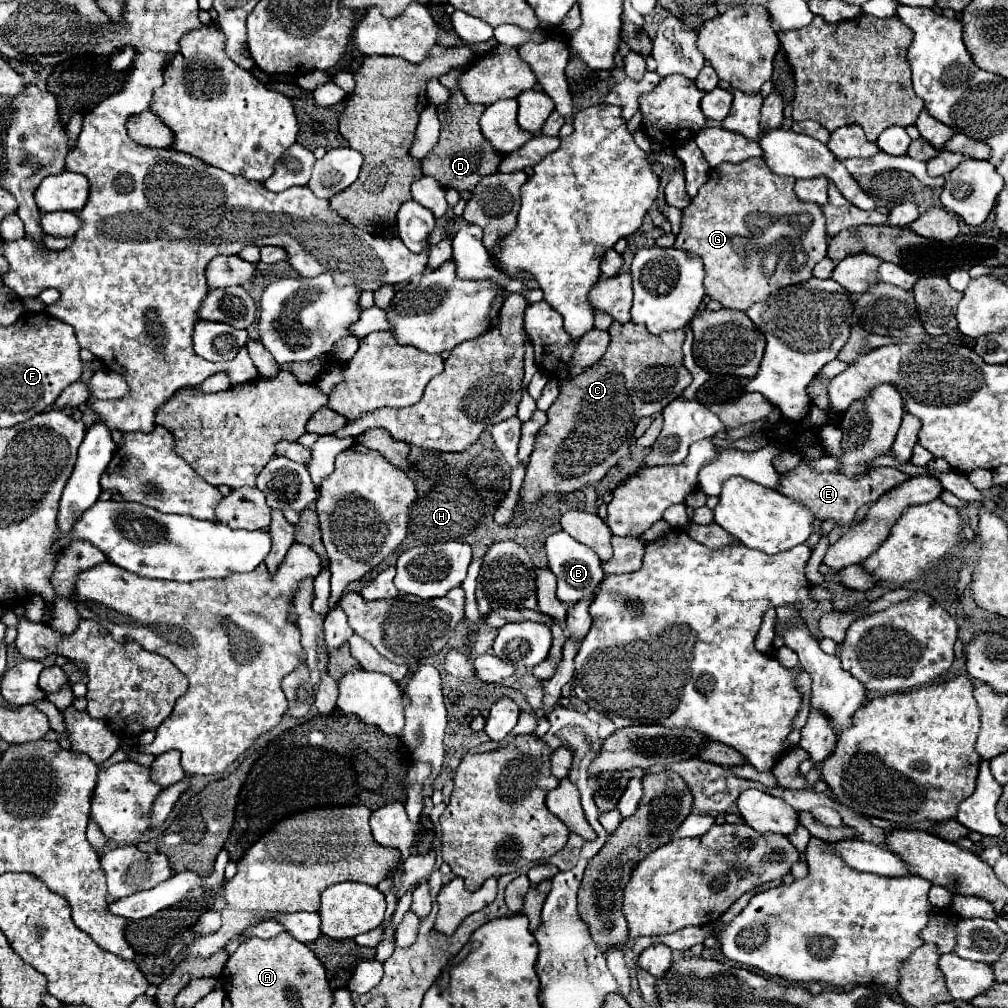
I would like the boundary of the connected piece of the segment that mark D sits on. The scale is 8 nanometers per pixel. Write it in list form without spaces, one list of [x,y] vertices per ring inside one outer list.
[[[452,81],[448,89],[450,89],[450,99],[438,105],[438,117],[442,123],[440,141],[422,159],[422,173],[438,179],[444,189],[452,187],[456,191],[472,191],[482,177],[498,171],[498,163],[502,161],[502,155],[488,143],[488,139],[480,131],[478,121],[486,107],[468,103],[456,81]]]

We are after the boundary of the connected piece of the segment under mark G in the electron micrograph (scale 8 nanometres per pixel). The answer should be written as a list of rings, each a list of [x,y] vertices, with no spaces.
[[[752,157],[742,163],[722,163],[710,171],[710,179],[682,211],[682,225],[674,247],[702,259],[706,271],[706,295],[722,303],[722,307],[746,311],[750,305],[768,299],[768,295],[778,289],[814,277],[814,265],[826,257],[828,237],[822,207],[800,201],[794,195],[794,183],[796,179],[774,175],[766,163],[762,163],[762,157]]]

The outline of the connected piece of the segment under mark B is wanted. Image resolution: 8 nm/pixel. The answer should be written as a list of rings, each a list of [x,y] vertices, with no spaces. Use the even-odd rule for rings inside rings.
[[[564,531],[552,533],[546,539],[544,547],[546,547],[546,557],[548,557],[548,569],[558,577],[556,595],[562,603],[572,605],[572,603],[584,599],[586,595],[594,595],[600,581],[604,579],[604,571],[602,571],[602,563],[598,559],[598,555],[590,547],[578,543],[574,537],[570,537]]]

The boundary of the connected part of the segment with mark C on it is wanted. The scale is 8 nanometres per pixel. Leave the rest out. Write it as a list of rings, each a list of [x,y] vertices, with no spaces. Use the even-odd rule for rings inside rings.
[[[614,321],[608,331],[612,341],[604,357],[596,365],[584,369],[580,375],[572,377],[566,385],[560,385],[558,399],[546,411],[548,423],[536,435],[536,445],[526,463],[526,475],[518,493],[518,505],[524,507],[526,503],[534,503],[546,493],[572,493],[588,483],[600,481],[608,469],[618,463],[618,459],[630,453],[636,423],[642,417],[660,415],[662,407],[680,397],[682,391],[692,383],[690,371],[686,371],[682,365],[682,329],[652,335],[642,323]]]

